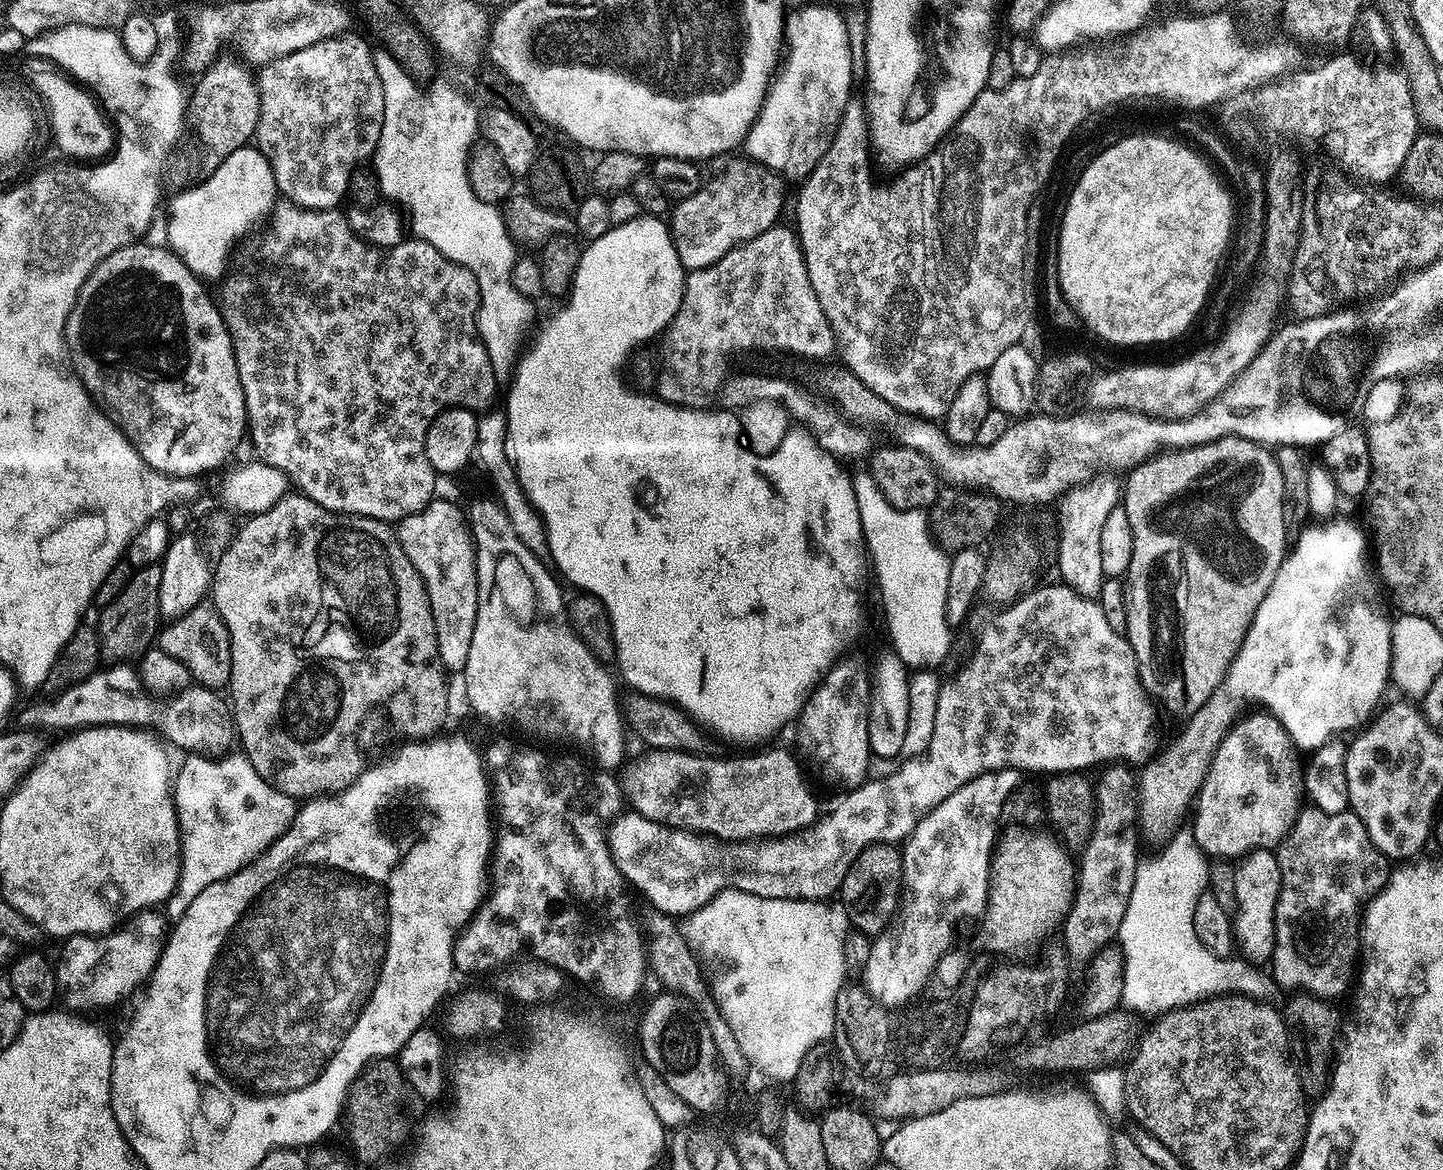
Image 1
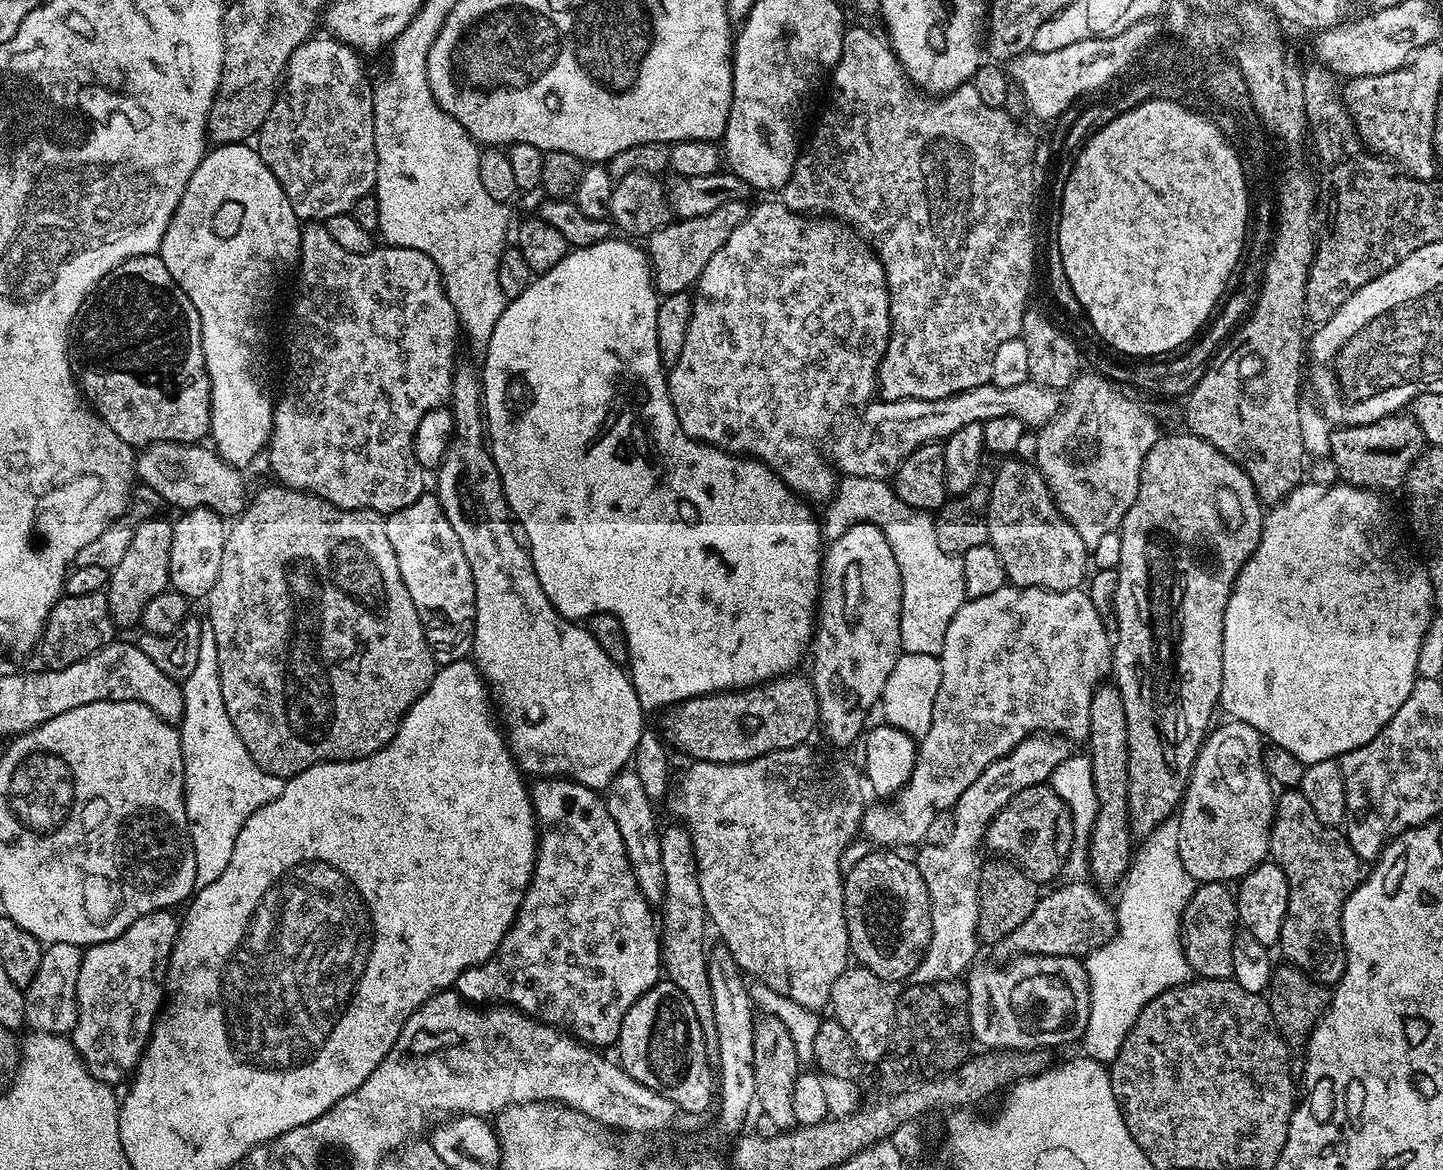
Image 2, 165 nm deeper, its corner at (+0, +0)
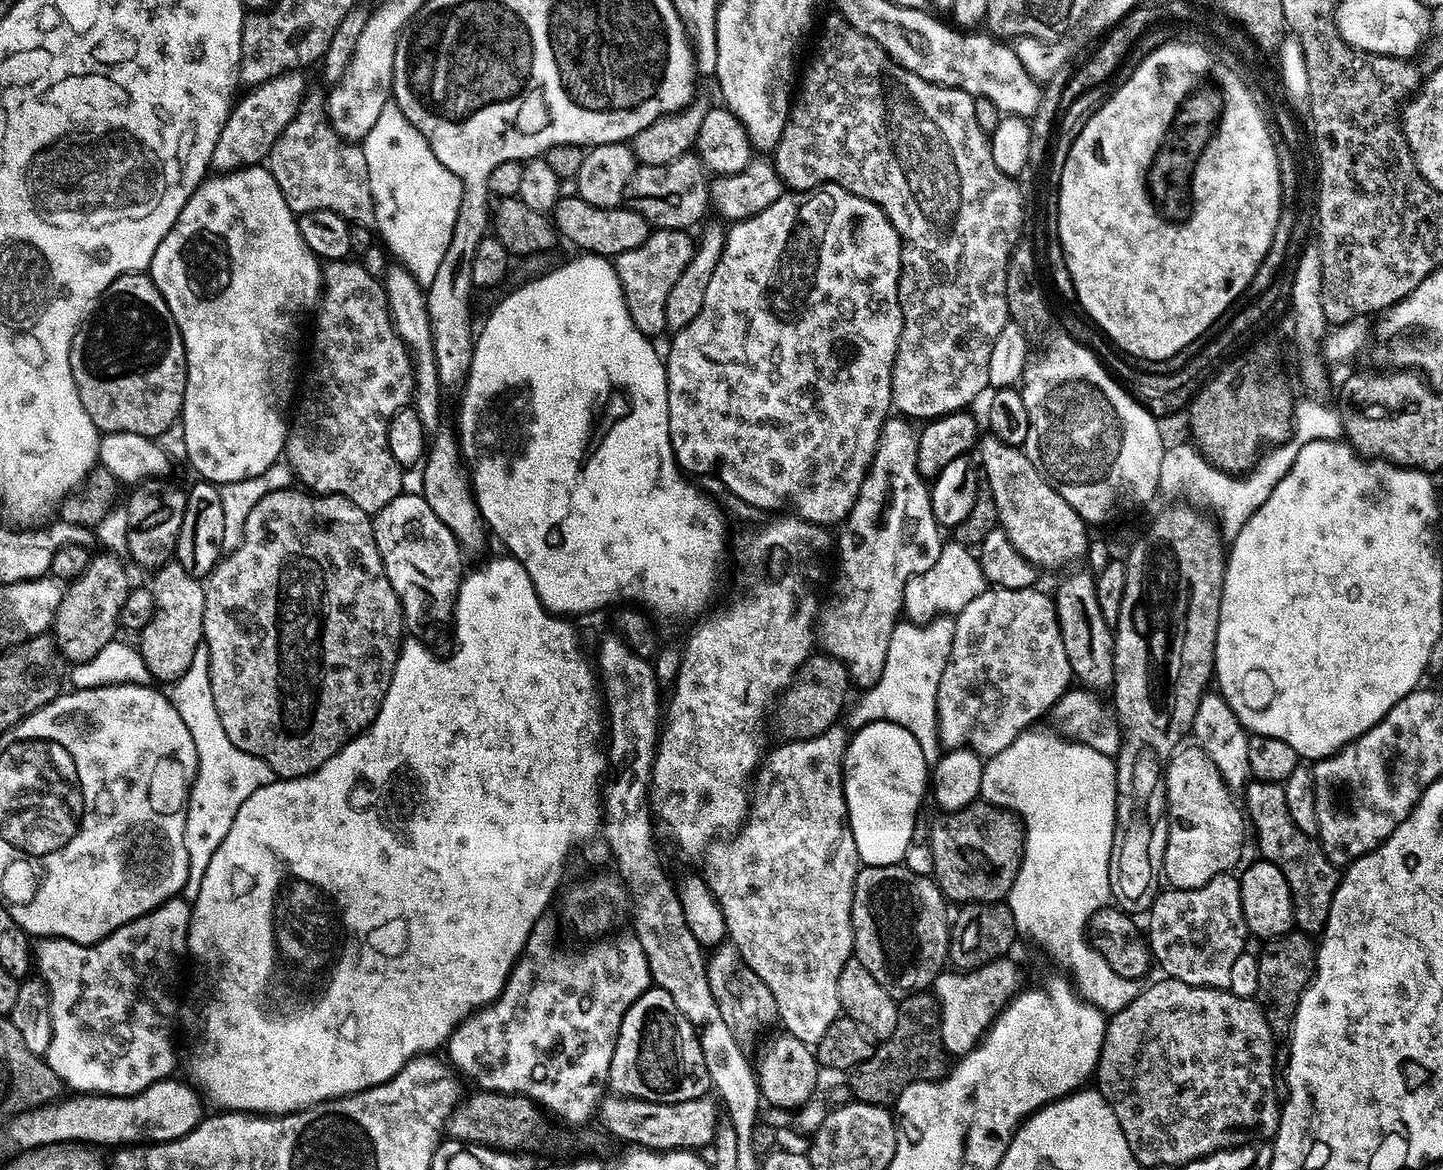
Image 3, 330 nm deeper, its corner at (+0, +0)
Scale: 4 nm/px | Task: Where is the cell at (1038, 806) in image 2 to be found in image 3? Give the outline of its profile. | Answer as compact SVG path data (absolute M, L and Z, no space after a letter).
M975 802L956 812L938 815L928 832L928 848L932 851L932 872L940 891L949 901L957 900L957 905L970 903L994 904L1003 901L1012 889L1014 878L1020 869L1020 859L1024 857L1024 826L1011 812L995 808L993 804Z

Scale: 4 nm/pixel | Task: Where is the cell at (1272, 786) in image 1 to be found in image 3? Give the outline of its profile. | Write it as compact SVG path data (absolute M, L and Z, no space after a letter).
M1191 746L1181 747L1171 753L1172 760L1166 764L1166 799L1168 801L1168 837L1166 838L1166 854L1164 855L1163 879L1173 889L1198 888L1210 882L1216 875L1231 873L1244 852L1244 828L1246 832L1246 816L1241 805L1232 801L1233 789L1225 784L1218 774L1214 762L1204 753L1203 748Z

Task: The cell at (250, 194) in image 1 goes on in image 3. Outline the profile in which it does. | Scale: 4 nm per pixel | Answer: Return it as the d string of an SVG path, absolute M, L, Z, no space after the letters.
M264 166L236 168L232 171L221 171L207 177L192 191L192 196L182 206L174 226L158 242L158 250L154 250L150 275L154 286L162 294L166 306L170 306L170 314L182 334L184 352L186 353L186 394L184 395L184 452L192 463L201 481L217 486L238 482L242 479L254 478L269 470L270 466L281 459L288 439L289 421L284 420L284 411L293 403L292 391L297 391L296 359L300 356L300 339L305 339L304 323L317 311L322 295L322 261L306 246L302 238L302 230L298 230L297 213L286 206L286 198L278 186L278 182Z

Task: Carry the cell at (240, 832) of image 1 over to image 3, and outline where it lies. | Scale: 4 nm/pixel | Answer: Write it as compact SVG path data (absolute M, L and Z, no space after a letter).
M201 646L196 651L194 662L190 662L190 670L186 670L182 678L174 681L171 688L170 699L174 710L178 710L182 722L186 722L186 730L190 730L190 738L194 738L194 750L198 754L198 770L188 792L188 877L182 893L183 899L191 902L198 898L198 890L202 886L206 866L210 866L210 858L214 858L214 850L222 846L222 838L226 838L226 834L230 834L230 826L234 826L234 814L242 810L242 802L246 802L254 790L272 783L274 773L270 766L266 766L266 762L262 762L262 758L246 754L246 750L238 750L238 746L226 738L226 730L222 730L222 718L218 718L218 710L214 706L214 690L210 690L210 658L207 648Z

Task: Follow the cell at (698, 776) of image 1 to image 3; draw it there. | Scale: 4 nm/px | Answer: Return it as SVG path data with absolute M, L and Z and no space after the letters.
M833 726L809 740L788 740L783 742L784 744L778 745L773 752L771 749L754 777L754 791L750 796L748 819L745 820L743 828L731 838L720 842L725 842L725 844L717 843L706 856L708 859L707 884L718 902L718 906L721 907L722 914L725 915L725 925L728 928L727 939L742 954L746 966L750 966L750 970L754 970L754 974L758 974L758 978L762 982L766 982L766 986L770 986L770 994L774 994L774 1002L778 1006L779 1023L784 1024L783 1031L809 1046L818 1043L822 1034L826 1034L826 1030L830 1030L832 1023L841 1015L838 978L849 960L853 959L854 956L852 899L854 898L856 874L862 867L862 852L856 843L856 834L852 823L848 821L848 811L846 810L844 755L848 749L850 736L843 727L841 728L840 726Z

